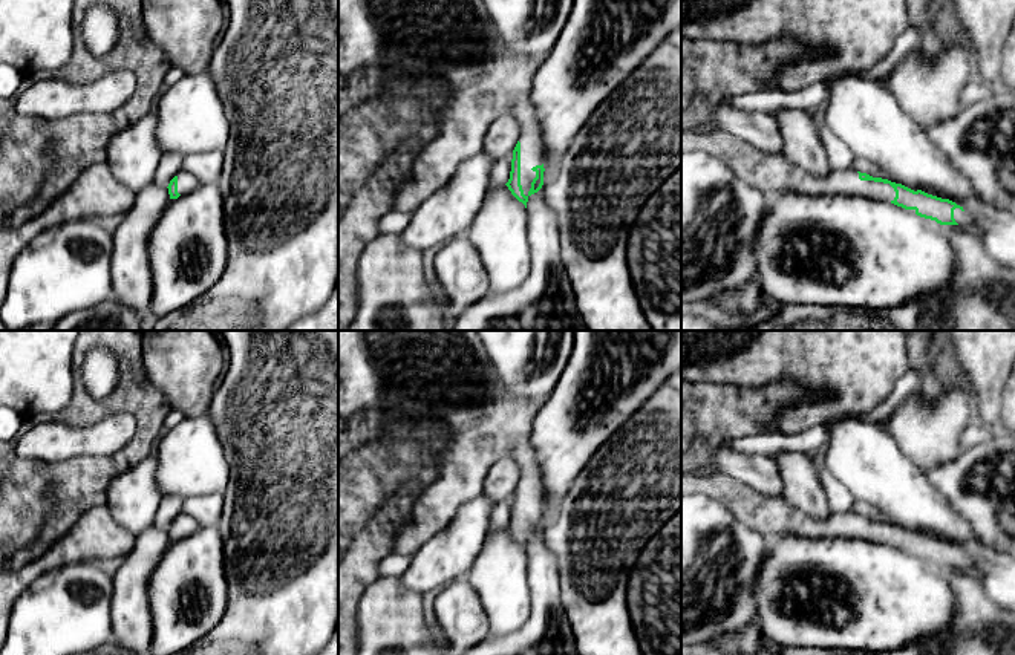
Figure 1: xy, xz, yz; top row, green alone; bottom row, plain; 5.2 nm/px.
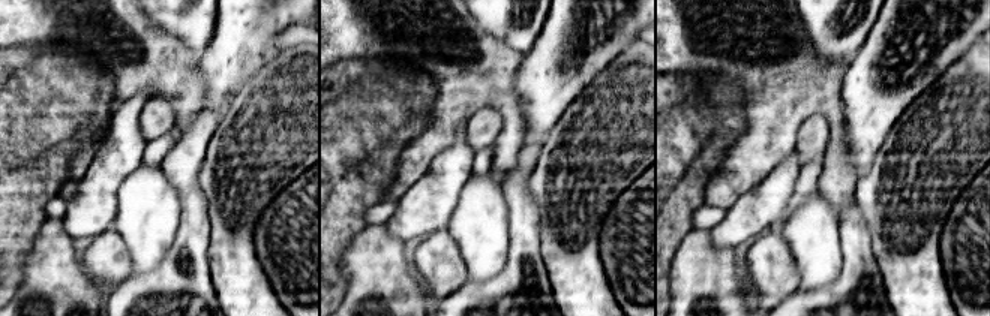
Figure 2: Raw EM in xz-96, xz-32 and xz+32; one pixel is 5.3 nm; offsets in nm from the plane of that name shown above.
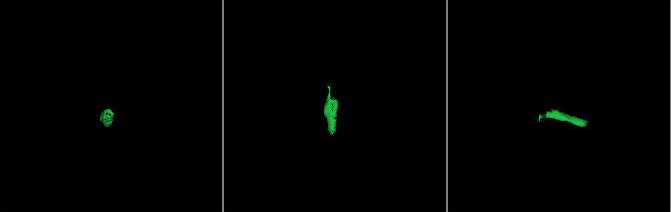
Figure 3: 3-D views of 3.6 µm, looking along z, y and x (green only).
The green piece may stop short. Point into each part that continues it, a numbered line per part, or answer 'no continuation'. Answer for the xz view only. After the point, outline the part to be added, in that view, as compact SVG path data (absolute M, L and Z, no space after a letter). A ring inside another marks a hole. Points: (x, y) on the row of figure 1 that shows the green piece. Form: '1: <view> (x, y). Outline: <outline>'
1: xz (453, 43). Outline: M338 0L338 73L351 73L363 67L380 67L384 69L389 73L389 77L398 73L406 75L416 81L426 81L429 86L445 86L449 92L444 106L432 118L438 124L439 133L430 142L421 144L421 150L413 161L409 181L403 184L397 191L393 202L393 210L397 211L413 213L429 196L442 188L453 178L455 171L464 161L467 161L468 158L482 150L482 139L490 124L504 115L514 116L521 124L521 185L524 194L528 196L531 182L536 178L536 171L533 171L531 168L543 164L540 122L537 118L536 106L531 101L533 81L539 70L539 66L542 64L542 60L543 58L513 51L499 35L482 0Z

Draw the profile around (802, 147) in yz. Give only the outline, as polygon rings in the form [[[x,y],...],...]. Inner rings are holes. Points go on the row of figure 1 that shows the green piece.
[[[782,109],[772,115],[782,135],[785,158],[813,176],[827,176],[833,167],[810,113]]]

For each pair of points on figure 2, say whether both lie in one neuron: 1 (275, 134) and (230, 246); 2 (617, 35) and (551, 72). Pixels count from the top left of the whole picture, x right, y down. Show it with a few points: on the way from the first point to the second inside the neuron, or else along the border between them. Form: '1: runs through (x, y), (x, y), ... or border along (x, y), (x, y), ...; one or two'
1: runs through (249, 162), (239, 178), (233, 217); one
2: runs through (600, 35), (588, 35), (567, 56); one

